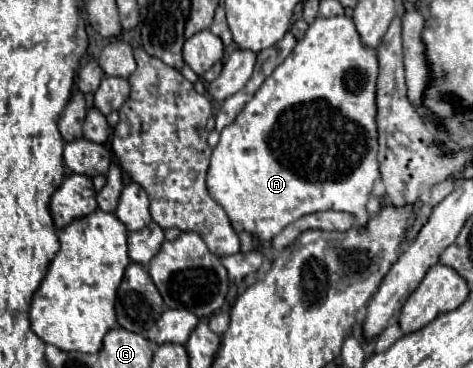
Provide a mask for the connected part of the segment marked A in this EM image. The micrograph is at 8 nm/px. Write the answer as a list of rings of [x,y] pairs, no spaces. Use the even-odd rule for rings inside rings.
[[[334,16],[334,18],[316,18],[302,40],[298,40],[298,44],[294,46],[294,50],[290,52],[290,56],[264,80],[264,84],[260,86],[260,90],[254,94],[254,98],[244,106],[244,110],[238,114],[238,118],[226,126],[220,132],[220,142],[212,152],[210,158],[210,168],[208,168],[208,190],[210,196],[226,210],[230,224],[236,232],[250,232],[254,234],[258,240],[272,240],[276,234],[282,232],[284,226],[296,222],[300,216],[312,214],[312,212],[322,212],[322,210],[342,210],[342,212],[350,212],[356,218],[356,226],[364,228],[368,224],[368,214],[366,214],[366,206],[374,188],[376,178],[380,178],[378,172],[378,134],[376,134],[376,76],[378,76],[378,58],[376,58],[376,50],[368,48],[360,42],[358,32],[354,28],[352,18],[346,16]]]

